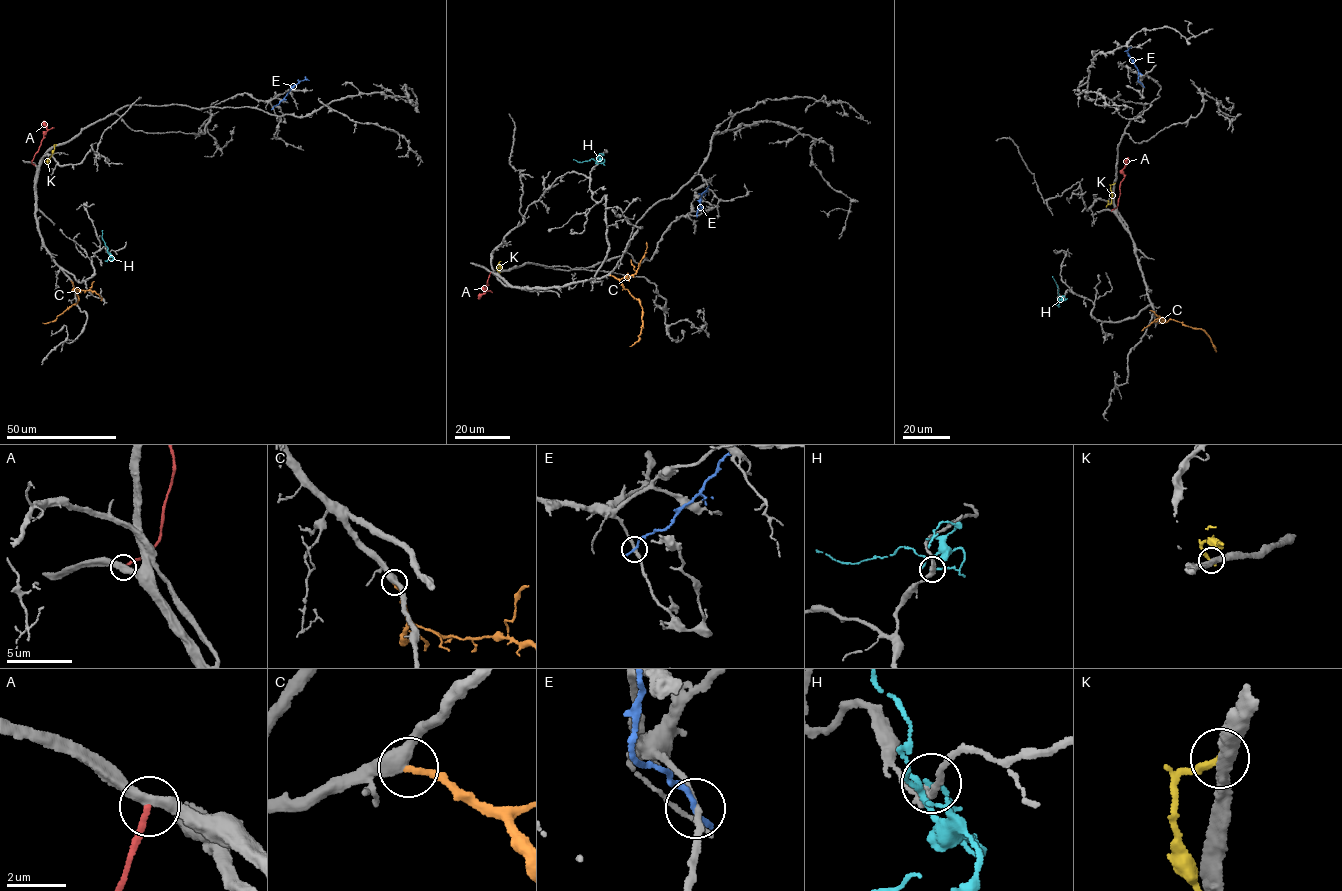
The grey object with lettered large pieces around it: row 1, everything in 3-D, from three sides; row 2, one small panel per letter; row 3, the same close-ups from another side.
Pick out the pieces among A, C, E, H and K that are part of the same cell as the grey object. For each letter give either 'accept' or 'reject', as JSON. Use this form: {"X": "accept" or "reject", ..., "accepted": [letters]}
{"A": "reject", "C": "accept", "E": "reject", "H": "reject", "K": "reject", "accepted": ["C"]}

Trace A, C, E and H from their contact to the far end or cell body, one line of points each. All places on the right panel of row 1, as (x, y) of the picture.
A: (1111, 210), (1117, 206), (1128, 157)
C: (1154, 314), (1163, 321), (1173, 319), (1205, 331), (1216, 351)
E: (1143, 85), (1139, 82), (1138, 70), (1127, 50), (1131, 47)
H: (1063, 295), (1065, 299), (1061, 300), (1052, 276)

